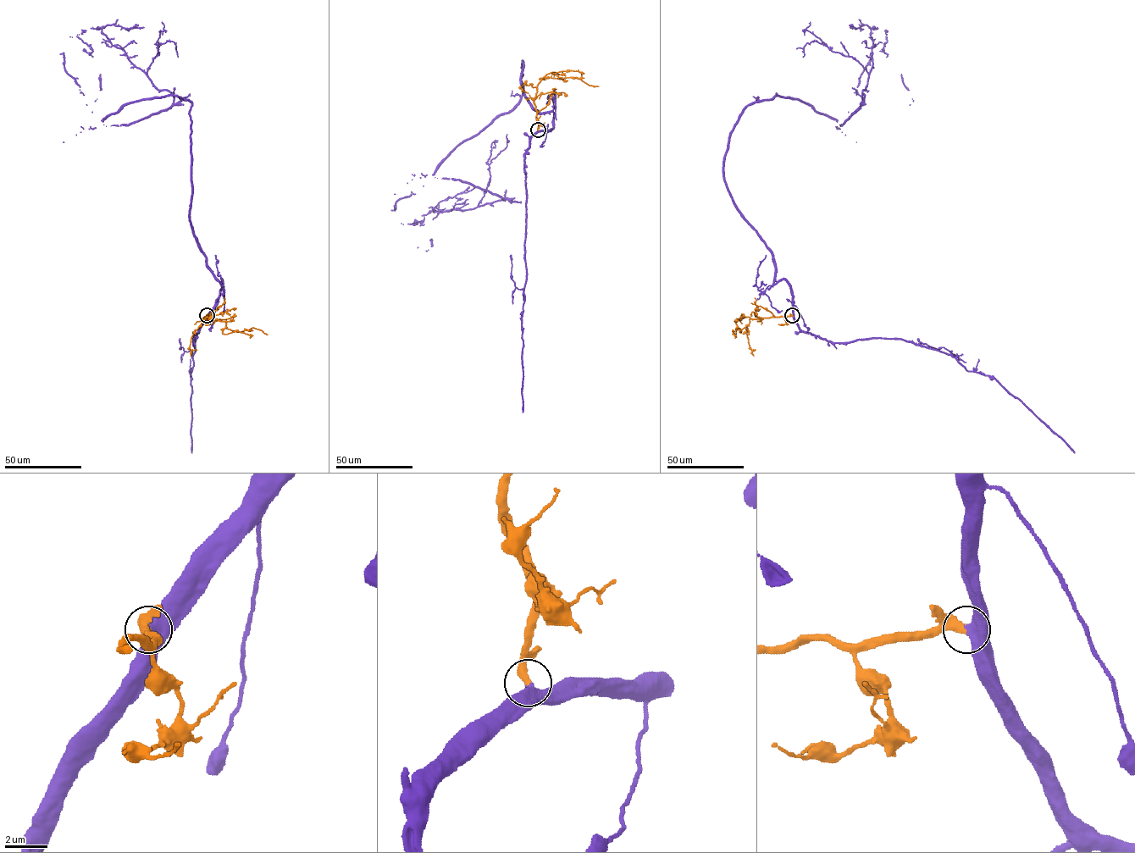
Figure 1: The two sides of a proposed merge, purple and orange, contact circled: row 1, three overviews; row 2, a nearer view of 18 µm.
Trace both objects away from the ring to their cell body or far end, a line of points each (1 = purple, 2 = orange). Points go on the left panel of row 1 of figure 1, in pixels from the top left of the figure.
1: (207, 315), (222, 279), (190, 219), (191, 102), (106, 126), (174, 96), (69, 36), (84, 95)
2: (207, 315), (202, 318), (224, 321), (226, 327), (231, 330), (242, 332), (253, 328), (268, 335)

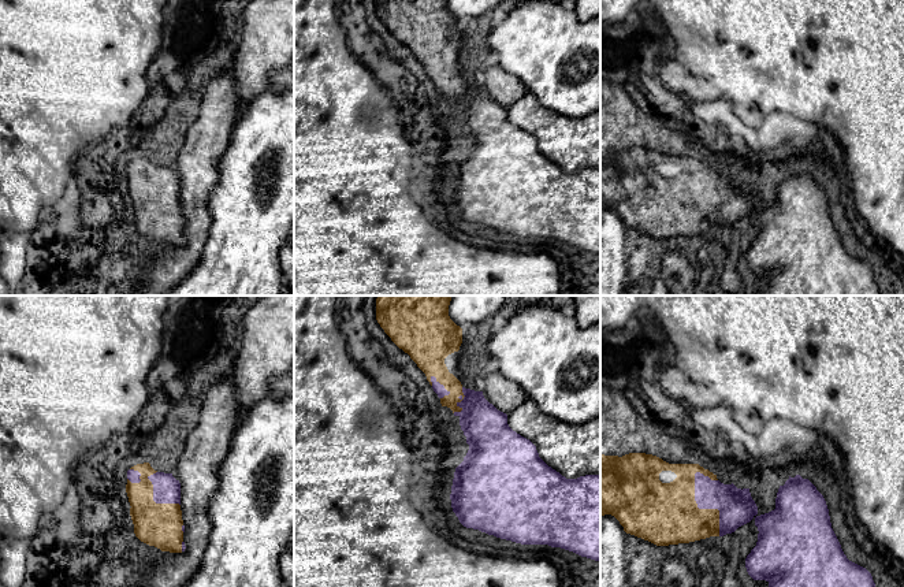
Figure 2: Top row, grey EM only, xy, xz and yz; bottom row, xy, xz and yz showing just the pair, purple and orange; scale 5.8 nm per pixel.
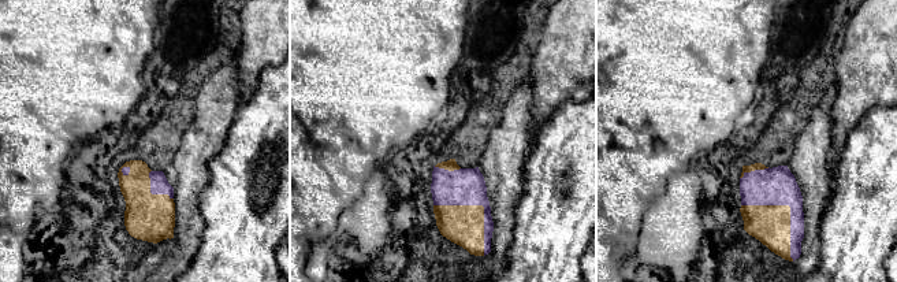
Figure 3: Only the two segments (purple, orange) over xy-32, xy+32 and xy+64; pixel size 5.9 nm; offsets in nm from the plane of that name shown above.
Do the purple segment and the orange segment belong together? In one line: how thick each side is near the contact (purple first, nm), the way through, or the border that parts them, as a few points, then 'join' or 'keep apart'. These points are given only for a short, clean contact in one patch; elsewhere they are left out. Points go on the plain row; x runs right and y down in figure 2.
220 nm thick on the purple side, 360 nm on the other; join

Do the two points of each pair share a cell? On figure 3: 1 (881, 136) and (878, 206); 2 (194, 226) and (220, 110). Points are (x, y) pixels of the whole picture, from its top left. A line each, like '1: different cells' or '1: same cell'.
1: same cell
2: same cell

